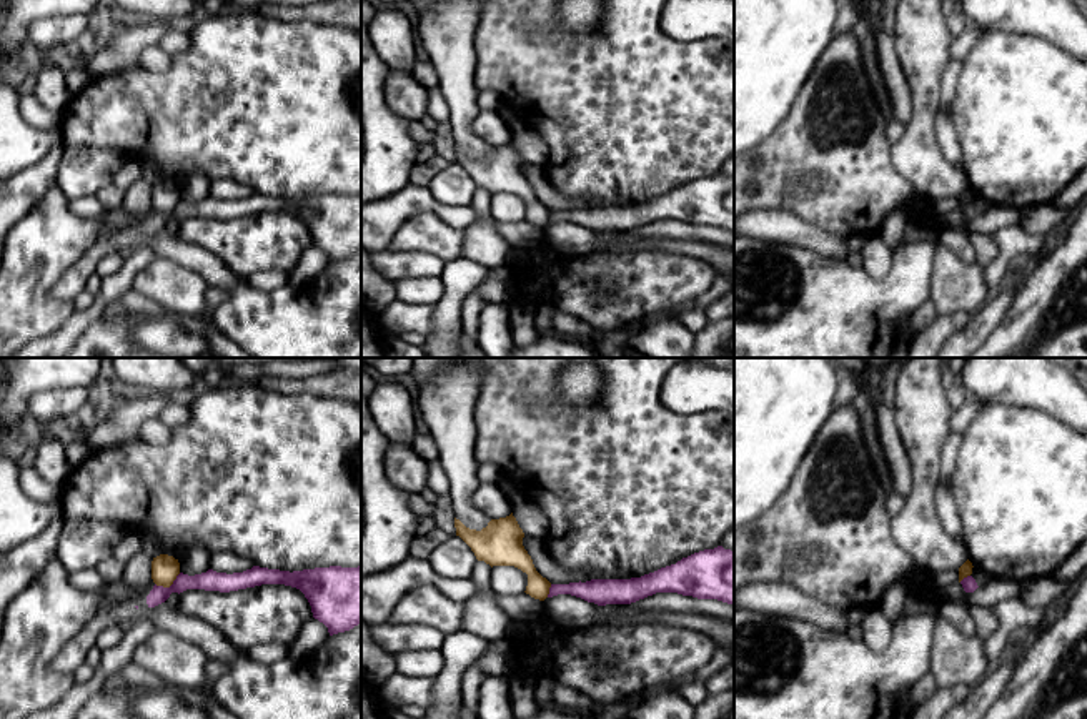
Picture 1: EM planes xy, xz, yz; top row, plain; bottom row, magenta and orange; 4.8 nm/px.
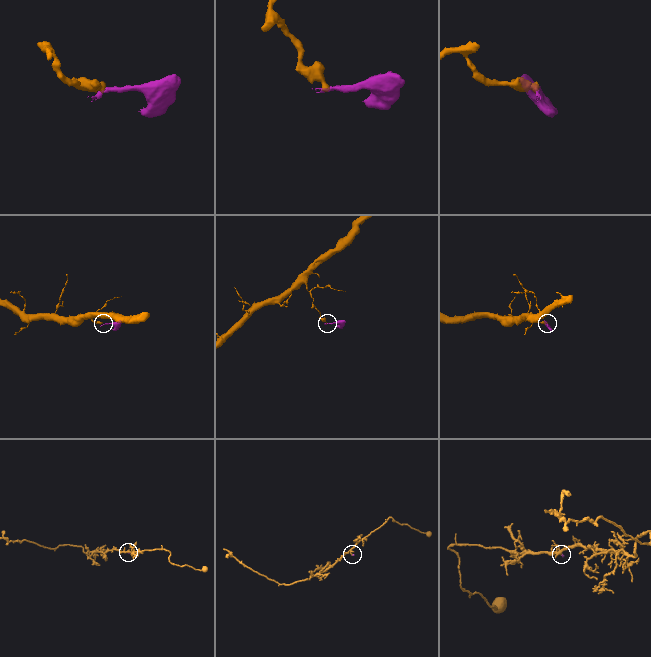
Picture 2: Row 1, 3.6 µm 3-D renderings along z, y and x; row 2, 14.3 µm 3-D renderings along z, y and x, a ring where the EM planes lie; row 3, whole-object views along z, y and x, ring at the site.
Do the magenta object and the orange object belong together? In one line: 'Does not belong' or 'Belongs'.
Does not belong

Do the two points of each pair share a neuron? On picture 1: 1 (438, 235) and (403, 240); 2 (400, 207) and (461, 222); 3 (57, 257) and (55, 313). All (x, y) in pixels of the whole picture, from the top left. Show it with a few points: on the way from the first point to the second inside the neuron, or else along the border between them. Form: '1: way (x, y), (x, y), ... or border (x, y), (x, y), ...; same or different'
1: way (430, 235), (411, 237); same
2: way (415, 200), (423, 200), (446, 212); same
3: way (44, 270), (42, 300); same

